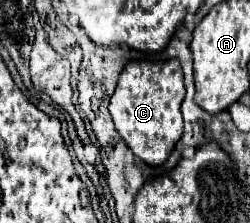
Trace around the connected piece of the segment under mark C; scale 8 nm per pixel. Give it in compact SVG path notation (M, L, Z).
M131 60L117 82L115 94L109 102L115 128L133 154L151 166L163 164L183 134L181 102L185 98L185 84L179 60L145 62Z

